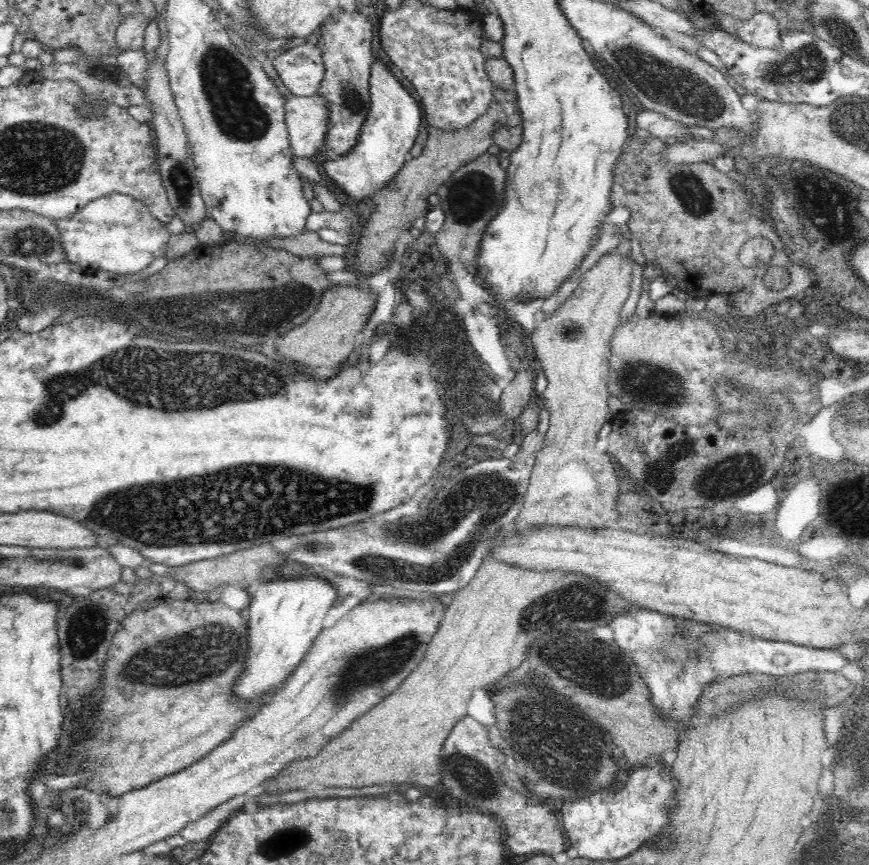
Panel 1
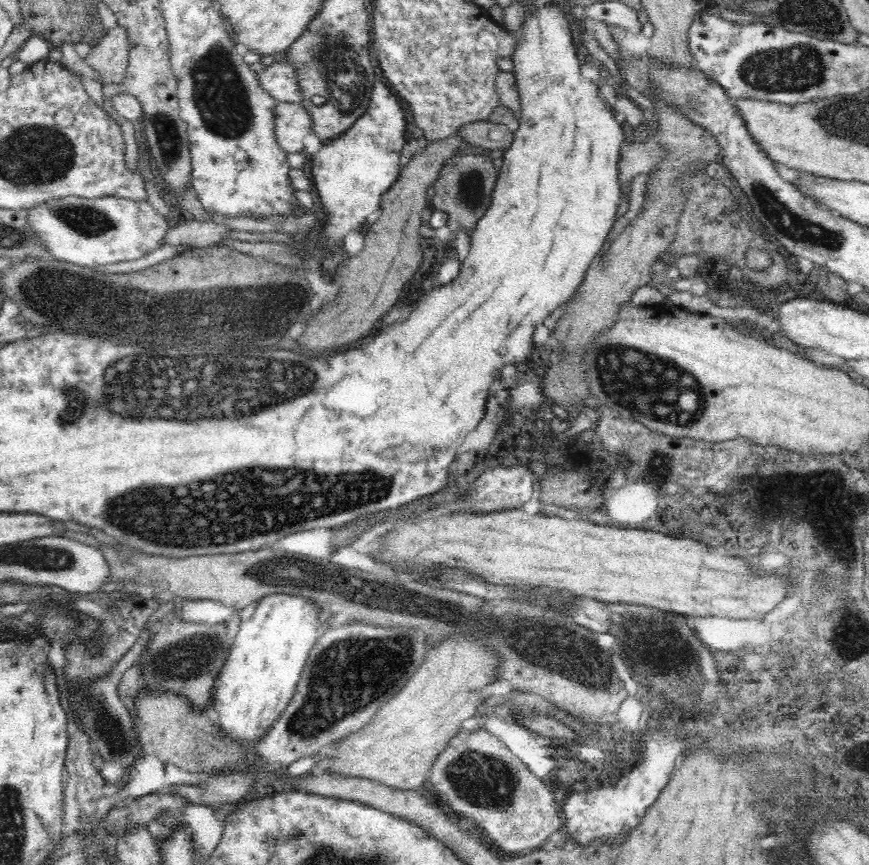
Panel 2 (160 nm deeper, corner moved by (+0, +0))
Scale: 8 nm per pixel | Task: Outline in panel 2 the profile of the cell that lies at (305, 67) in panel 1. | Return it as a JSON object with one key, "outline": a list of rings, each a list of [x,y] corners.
{"outline":[[[285,60],[274,62],[257,75],[260,86],[276,102],[301,102],[302,93],[296,69],[290,63]]]}

